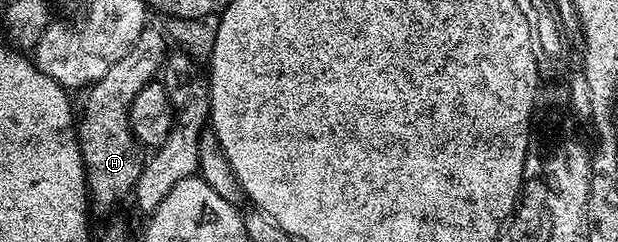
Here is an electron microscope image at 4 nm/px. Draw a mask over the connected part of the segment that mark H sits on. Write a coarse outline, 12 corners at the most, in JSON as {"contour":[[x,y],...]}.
{"contour":[[161,27],[86,92],[77,125],[88,208],[109,212],[138,184],[136,94],[168,55]]}

